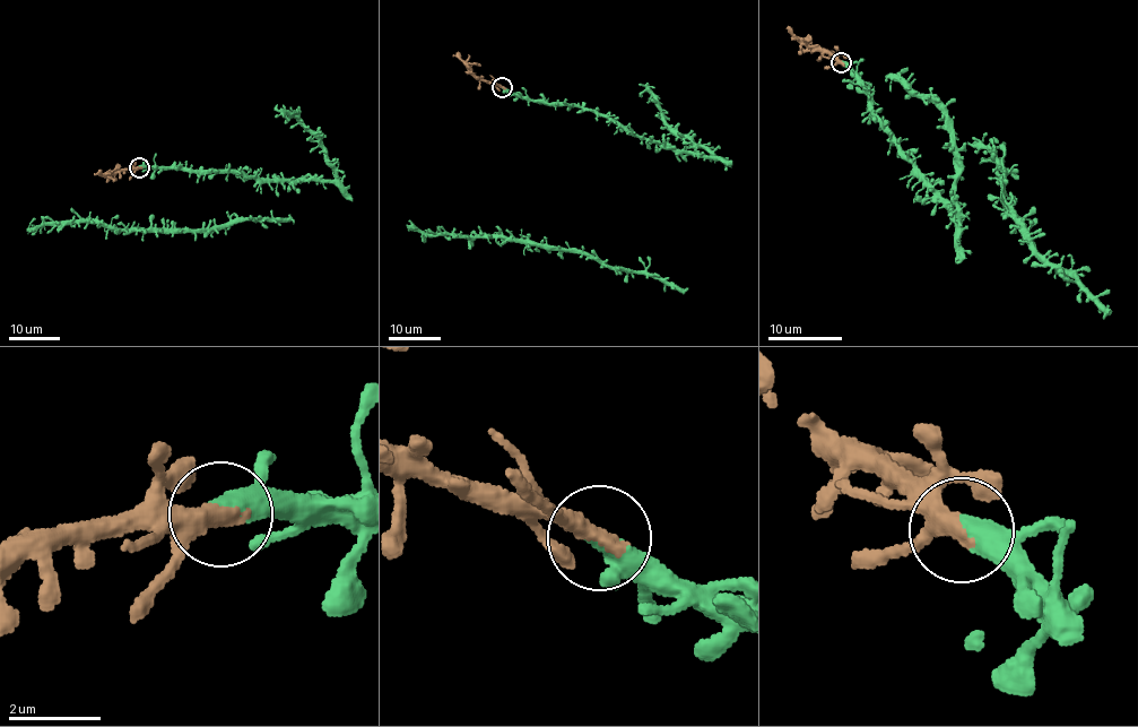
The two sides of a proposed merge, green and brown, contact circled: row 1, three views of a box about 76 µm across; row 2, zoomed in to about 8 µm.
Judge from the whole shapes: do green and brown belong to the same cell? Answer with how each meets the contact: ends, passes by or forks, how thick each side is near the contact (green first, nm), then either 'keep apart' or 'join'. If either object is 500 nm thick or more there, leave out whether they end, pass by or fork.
green ends there; brown ends there; 480 nm thick on the green side, 460 nm on the other; join

